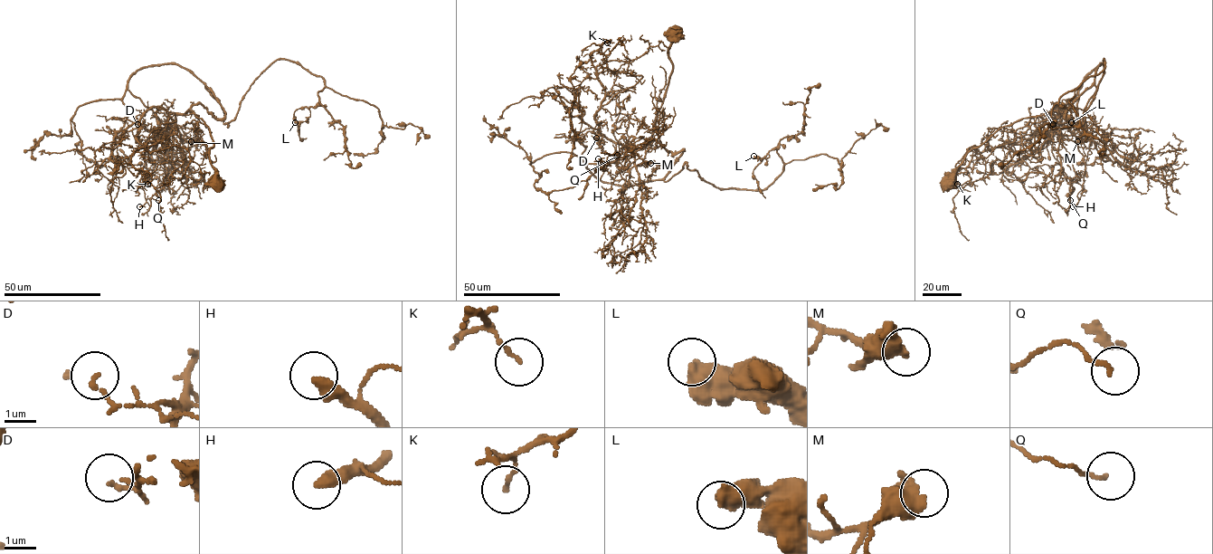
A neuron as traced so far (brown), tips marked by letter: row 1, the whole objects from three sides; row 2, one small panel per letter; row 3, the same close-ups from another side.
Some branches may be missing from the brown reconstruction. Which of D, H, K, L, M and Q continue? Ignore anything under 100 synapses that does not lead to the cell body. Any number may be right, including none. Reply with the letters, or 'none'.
M

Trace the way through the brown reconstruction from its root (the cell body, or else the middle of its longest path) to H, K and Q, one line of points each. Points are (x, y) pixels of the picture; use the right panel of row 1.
H: (950, 184), (964, 157), (999, 129), (1057, 110), (1065, 113), (1052, 124), (1077, 144), (1085, 167), (1073, 206)
K: (950, 184), (964, 157), (1000, 128), (1065, 113), (1056, 107), (1023, 143), (974, 154), (957, 171), (957, 184)
Q: (950, 184), (964, 157), (999, 129), (1057, 110), (1065, 113), (1051, 122), (1061, 171), (1074, 188), (1070, 200)

